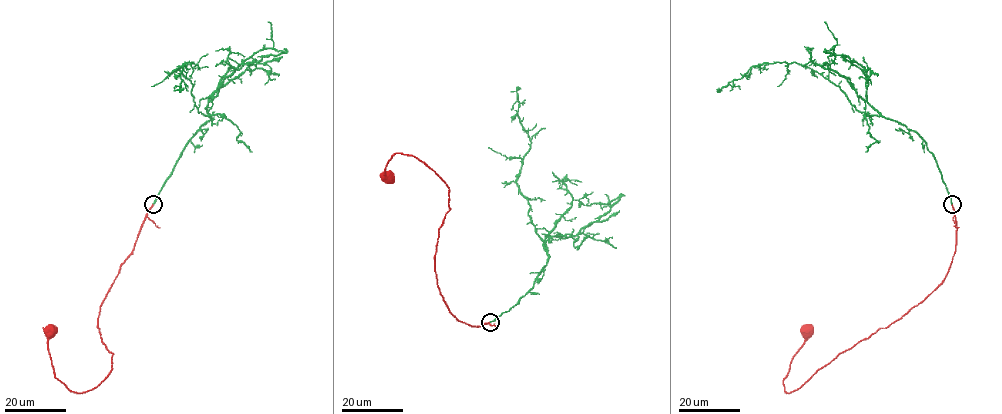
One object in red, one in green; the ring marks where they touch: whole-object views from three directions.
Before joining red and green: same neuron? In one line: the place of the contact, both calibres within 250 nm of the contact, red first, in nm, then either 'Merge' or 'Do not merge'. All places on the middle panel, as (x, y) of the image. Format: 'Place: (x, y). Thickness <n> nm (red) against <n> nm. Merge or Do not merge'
Place: (490, 322). Thickness 280 nm (red) against 220 nm. Merge

